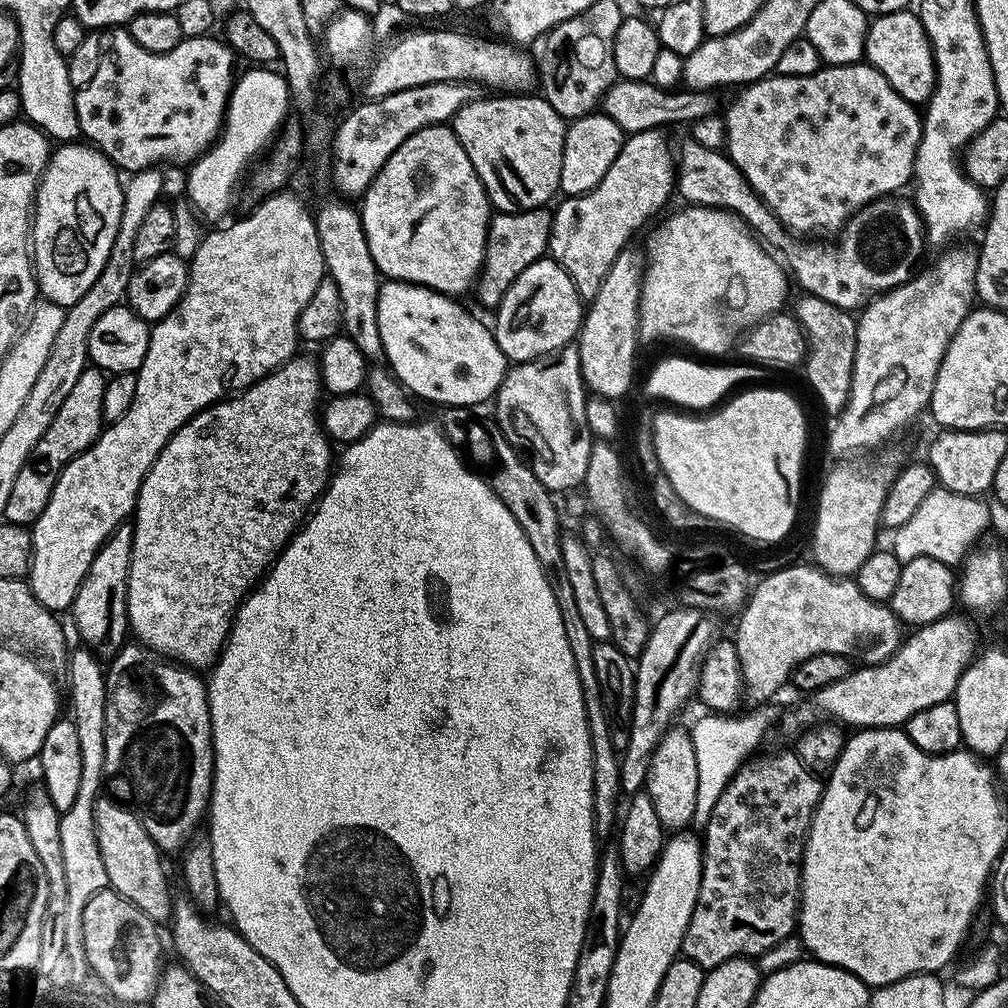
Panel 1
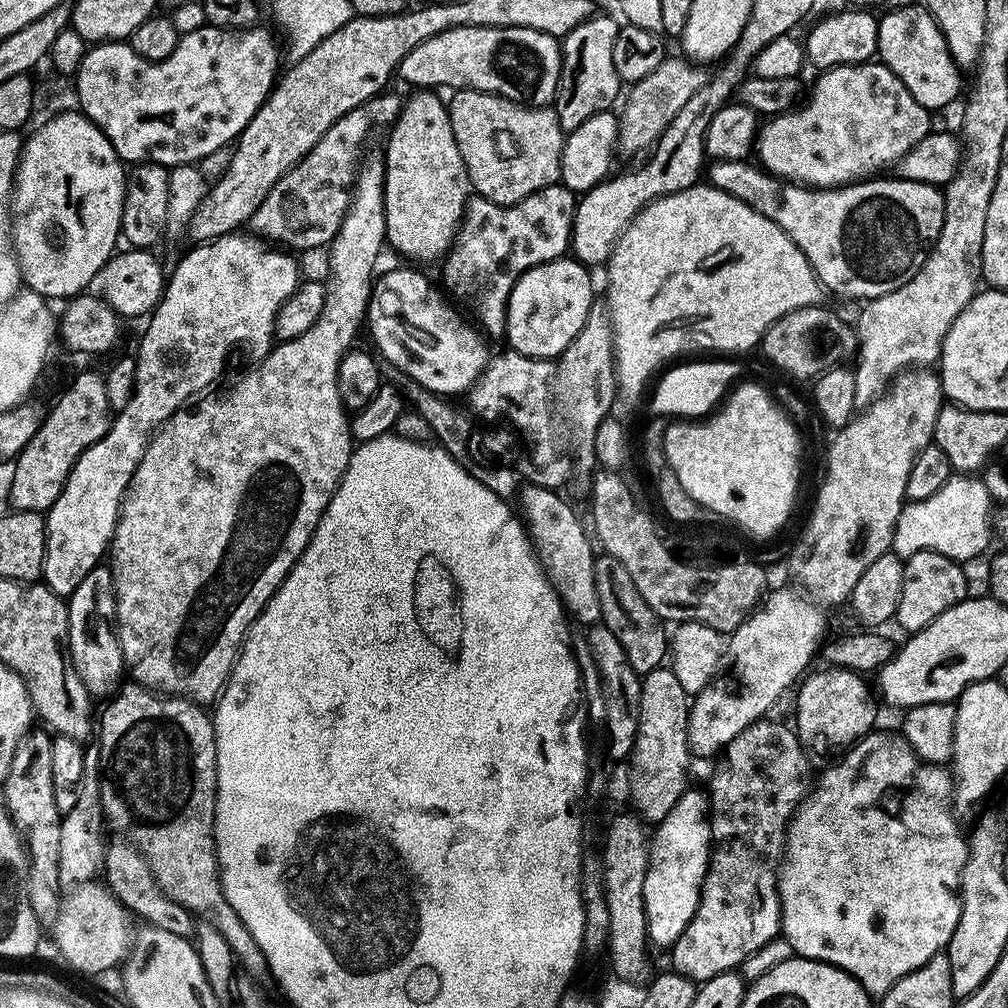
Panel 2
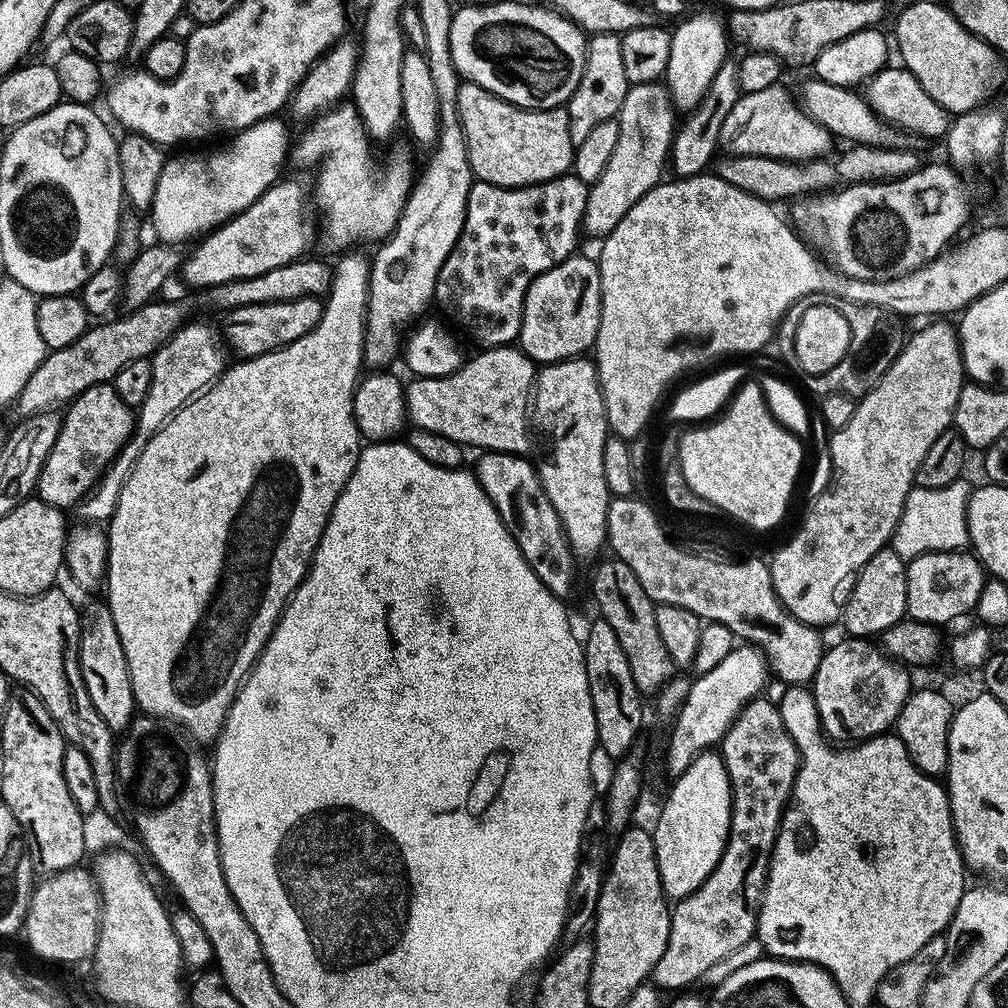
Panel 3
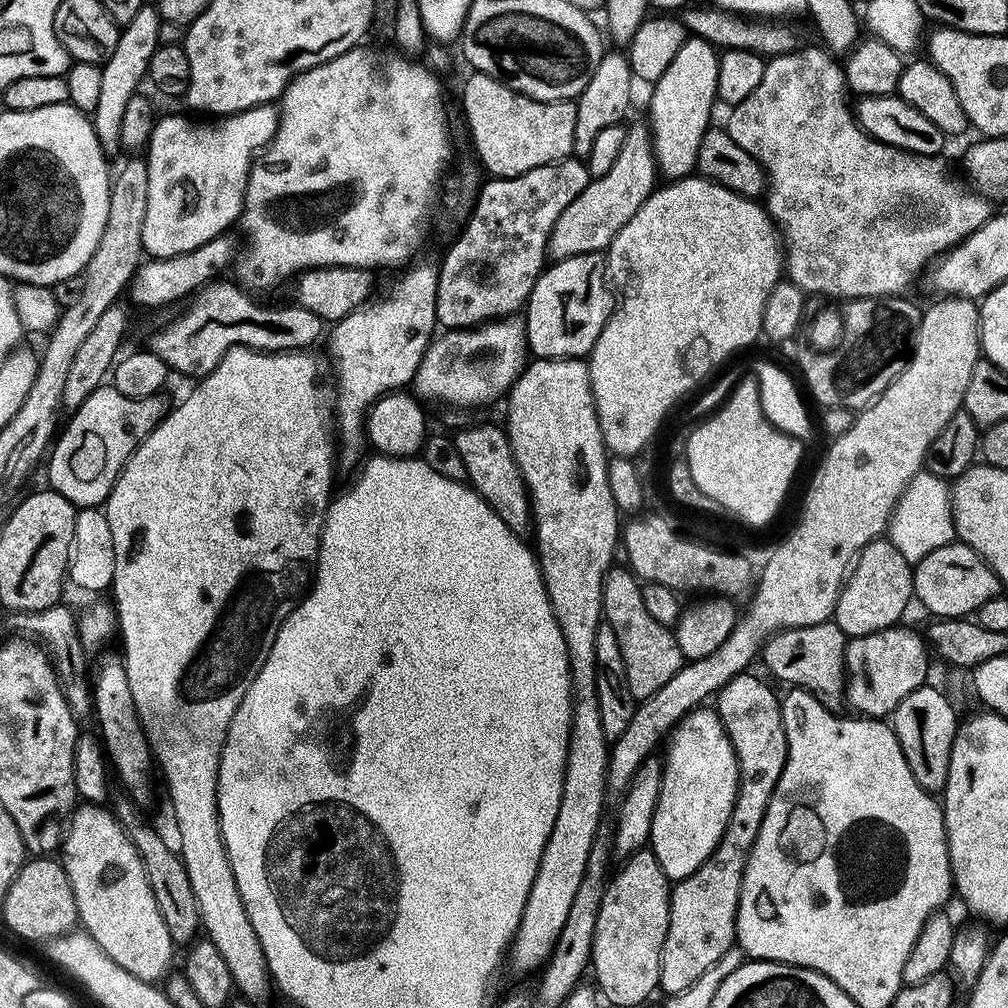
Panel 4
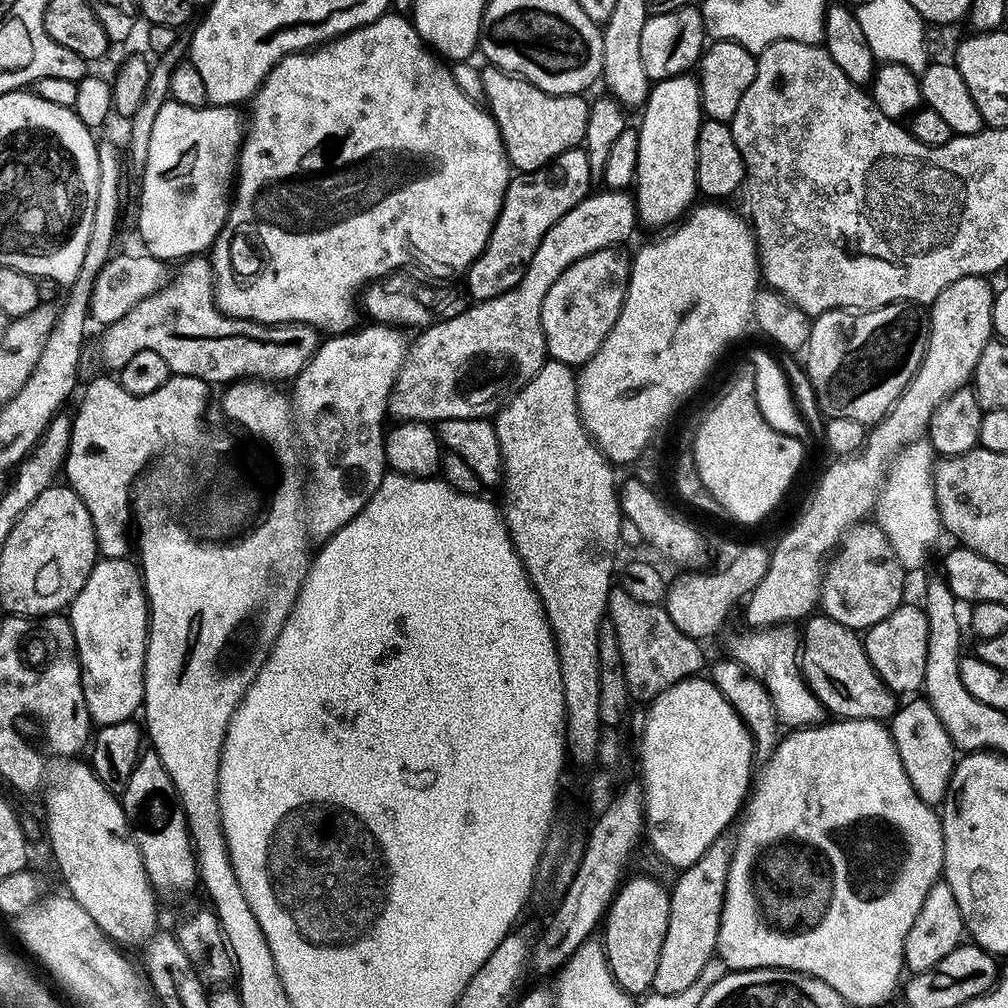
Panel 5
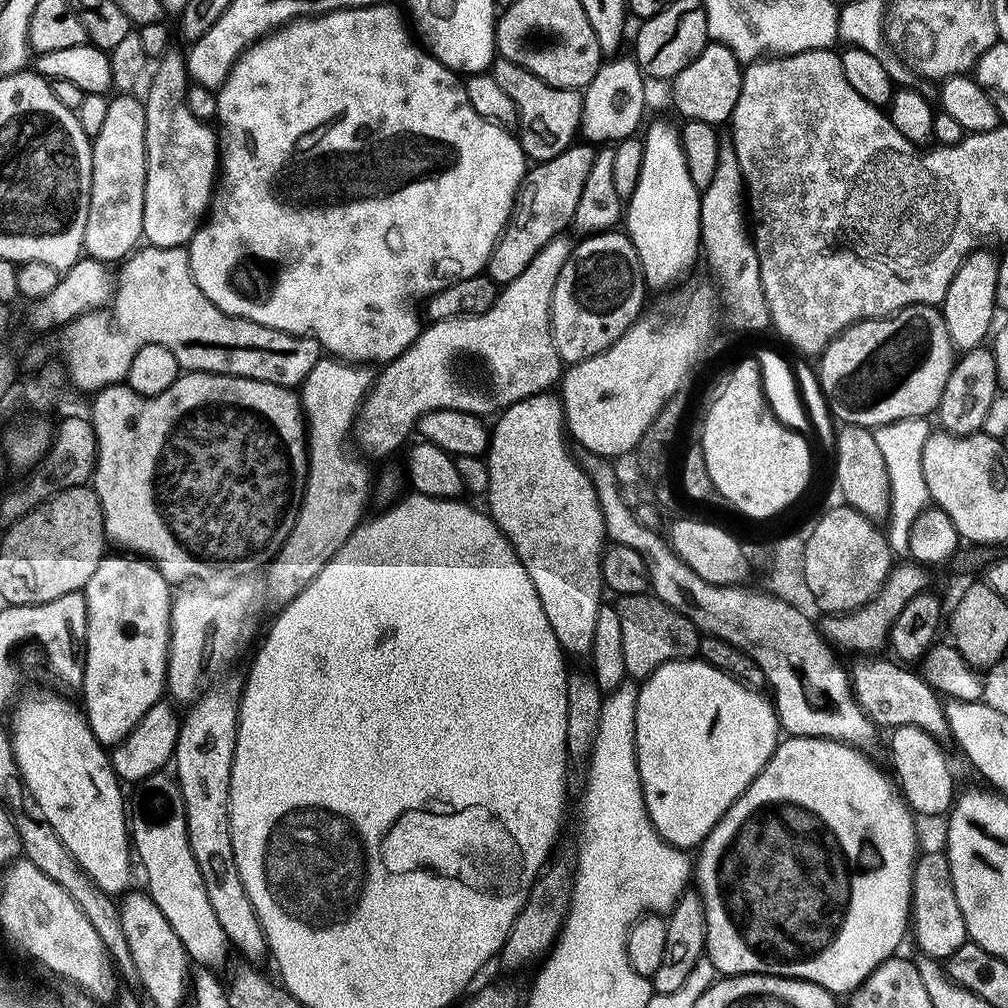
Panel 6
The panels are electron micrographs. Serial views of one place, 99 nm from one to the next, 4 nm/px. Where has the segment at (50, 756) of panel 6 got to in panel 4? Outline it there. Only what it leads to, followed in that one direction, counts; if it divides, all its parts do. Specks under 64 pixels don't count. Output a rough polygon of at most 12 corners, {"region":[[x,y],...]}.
{"region":[[81,803],[62,863],[83,931],[134,978],[174,951],[144,859]]}

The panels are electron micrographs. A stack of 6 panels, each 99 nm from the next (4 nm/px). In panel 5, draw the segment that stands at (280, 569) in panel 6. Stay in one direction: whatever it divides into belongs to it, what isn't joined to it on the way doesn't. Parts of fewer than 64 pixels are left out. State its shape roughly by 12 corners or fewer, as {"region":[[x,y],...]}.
{"region":[[321,339],[291,385],[306,523],[328,540],[382,486],[410,340]]}

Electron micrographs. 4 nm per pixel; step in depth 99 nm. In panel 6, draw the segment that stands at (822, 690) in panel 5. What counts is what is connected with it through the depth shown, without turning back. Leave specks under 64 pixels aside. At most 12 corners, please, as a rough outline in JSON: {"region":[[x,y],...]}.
{"region":[[864,656],[853,696],[886,730],[950,738],[939,693],[917,671]]}

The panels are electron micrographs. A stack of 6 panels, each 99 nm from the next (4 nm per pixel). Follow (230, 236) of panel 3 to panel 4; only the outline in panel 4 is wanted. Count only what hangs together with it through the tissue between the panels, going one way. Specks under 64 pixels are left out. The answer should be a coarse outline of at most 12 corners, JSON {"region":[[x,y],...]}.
{"region":[[218,235],[181,256],[145,259],[133,302],[160,308],[191,297],[228,263]]}

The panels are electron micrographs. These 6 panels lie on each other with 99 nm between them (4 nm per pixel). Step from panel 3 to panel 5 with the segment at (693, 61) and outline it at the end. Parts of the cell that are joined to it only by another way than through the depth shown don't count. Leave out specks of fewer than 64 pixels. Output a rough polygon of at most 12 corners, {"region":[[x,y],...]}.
{"region":[[697,77],[655,81],[634,179],[641,225],[675,225],[698,196]]}

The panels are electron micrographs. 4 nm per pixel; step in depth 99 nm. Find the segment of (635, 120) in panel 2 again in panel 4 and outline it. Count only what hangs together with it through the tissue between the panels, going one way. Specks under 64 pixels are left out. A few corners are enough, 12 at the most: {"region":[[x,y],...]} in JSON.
{"region":[[629,123],[604,176],[562,210],[557,261],[603,253],[657,184],[649,125]]}

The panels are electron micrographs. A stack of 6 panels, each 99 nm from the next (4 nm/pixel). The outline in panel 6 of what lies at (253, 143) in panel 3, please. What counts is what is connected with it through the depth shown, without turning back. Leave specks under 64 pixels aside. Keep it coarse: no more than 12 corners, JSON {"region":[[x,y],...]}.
{"region":[[169,49],[143,97],[143,239],[191,241],[218,176],[215,129]]}

